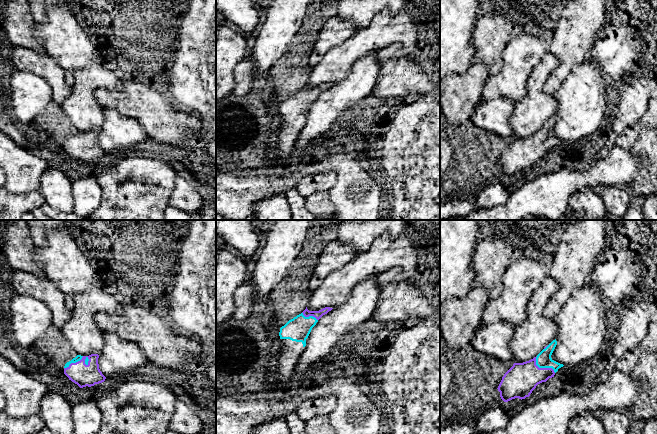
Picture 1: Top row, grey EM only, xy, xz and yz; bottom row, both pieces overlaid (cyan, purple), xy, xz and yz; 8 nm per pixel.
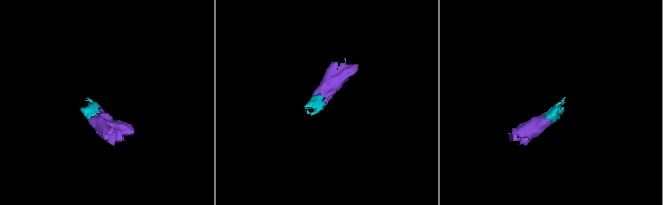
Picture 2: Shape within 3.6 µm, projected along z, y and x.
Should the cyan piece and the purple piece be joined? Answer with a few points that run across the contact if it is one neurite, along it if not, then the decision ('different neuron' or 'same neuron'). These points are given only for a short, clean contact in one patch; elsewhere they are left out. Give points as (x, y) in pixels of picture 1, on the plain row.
line yz (543, 136), (542, 143), (521, 155); same neuron

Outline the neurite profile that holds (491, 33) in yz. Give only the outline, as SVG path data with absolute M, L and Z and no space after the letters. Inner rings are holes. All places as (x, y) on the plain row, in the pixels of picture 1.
M485 14L478 17L470 44L474 48L474 62L483 63L489 72L489 77L497 74L503 65L502 51L514 35L514 25L504 15Z

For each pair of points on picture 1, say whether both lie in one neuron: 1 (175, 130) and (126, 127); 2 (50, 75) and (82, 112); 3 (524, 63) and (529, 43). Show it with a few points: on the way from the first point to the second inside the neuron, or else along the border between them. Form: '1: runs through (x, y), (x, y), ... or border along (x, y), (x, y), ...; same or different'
1: border along (124, 115), (133, 117), (148, 135); different
2: border along (71, 88), (70, 94), (61, 106); different
3: runs through (526, 58), (526, 51), (529, 48); same

